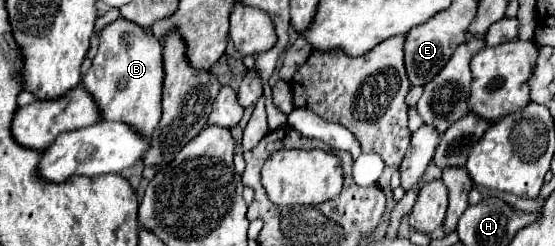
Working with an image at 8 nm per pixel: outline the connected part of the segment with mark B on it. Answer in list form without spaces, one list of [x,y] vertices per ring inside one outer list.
[[[128,19],[112,21],[98,33],[98,39],[98,53],[82,77],[86,91],[96,99],[104,119],[122,121],[144,135],[152,135],[162,115],[164,59],[160,39],[156,39],[150,29],[128,23]]]

